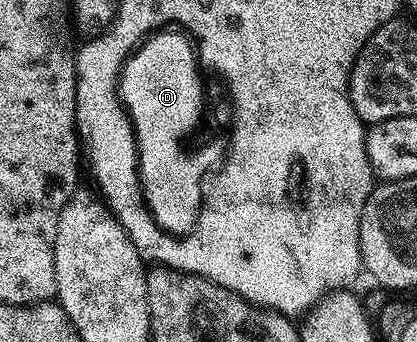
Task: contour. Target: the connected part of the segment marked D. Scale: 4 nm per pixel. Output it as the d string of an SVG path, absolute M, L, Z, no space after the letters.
M162 28L151 33L126 59L122 77L118 79L122 104L126 107L126 115L134 126L134 139L138 142L138 176L142 183L142 197L146 199L146 206L161 230L179 236L191 234L198 223L202 211L204 183L211 171L223 161L228 150L225 141L211 140L201 152L195 152L189 158L182 155L181 146L178 146L181 134L185 134L190 126L194 126L194 118L198 118L198 97L204 93L198 66L200 67L200 59L191 39L177 29Z

